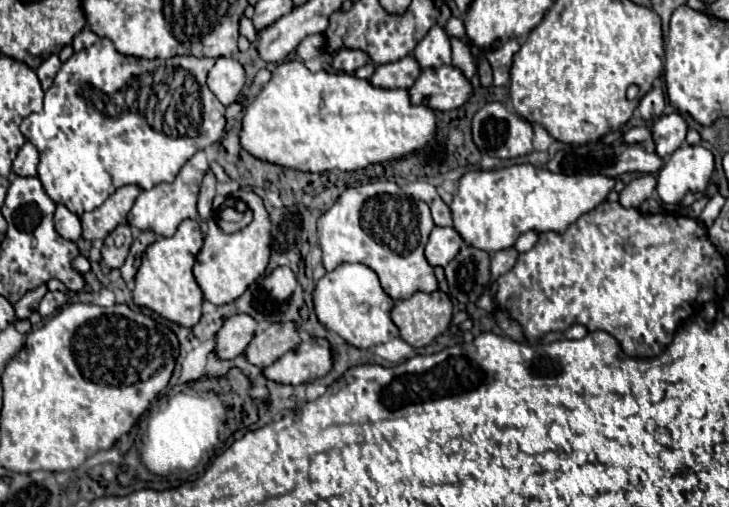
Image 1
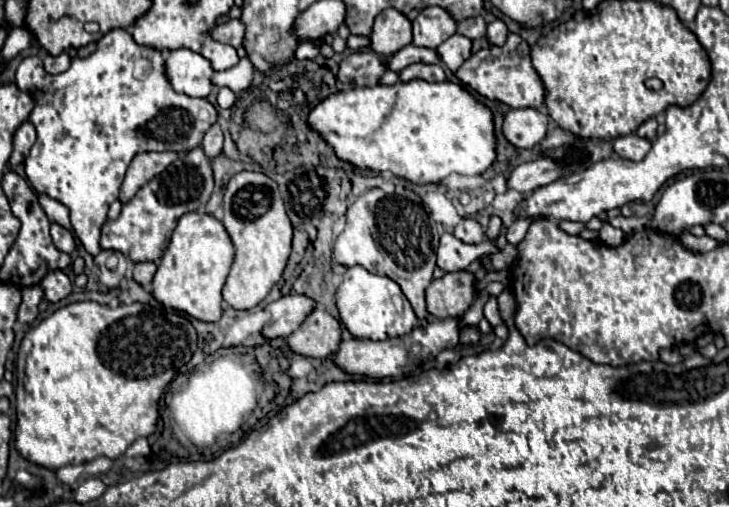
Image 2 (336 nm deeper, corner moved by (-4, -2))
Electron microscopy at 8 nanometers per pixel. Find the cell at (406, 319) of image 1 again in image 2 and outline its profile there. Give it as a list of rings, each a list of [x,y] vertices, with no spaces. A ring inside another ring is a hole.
[[[468,270],[444,274],[426,290],[428,312],[440,320],[462,316],[476,296],[476,278]]]

